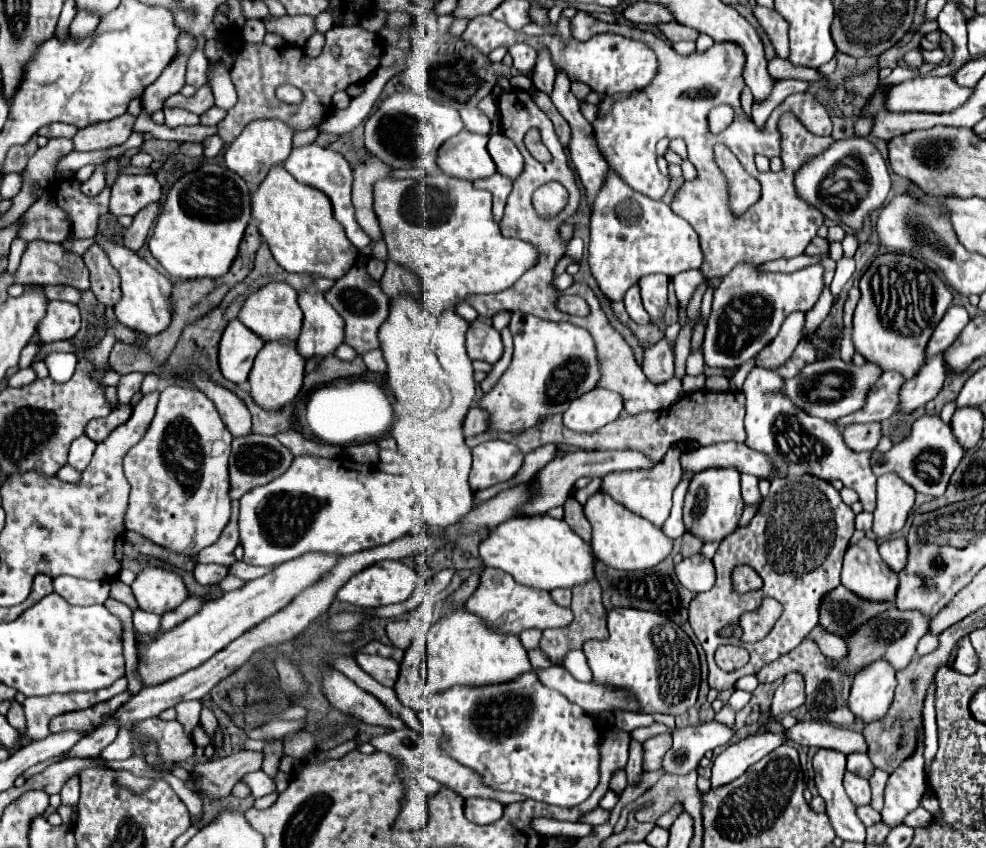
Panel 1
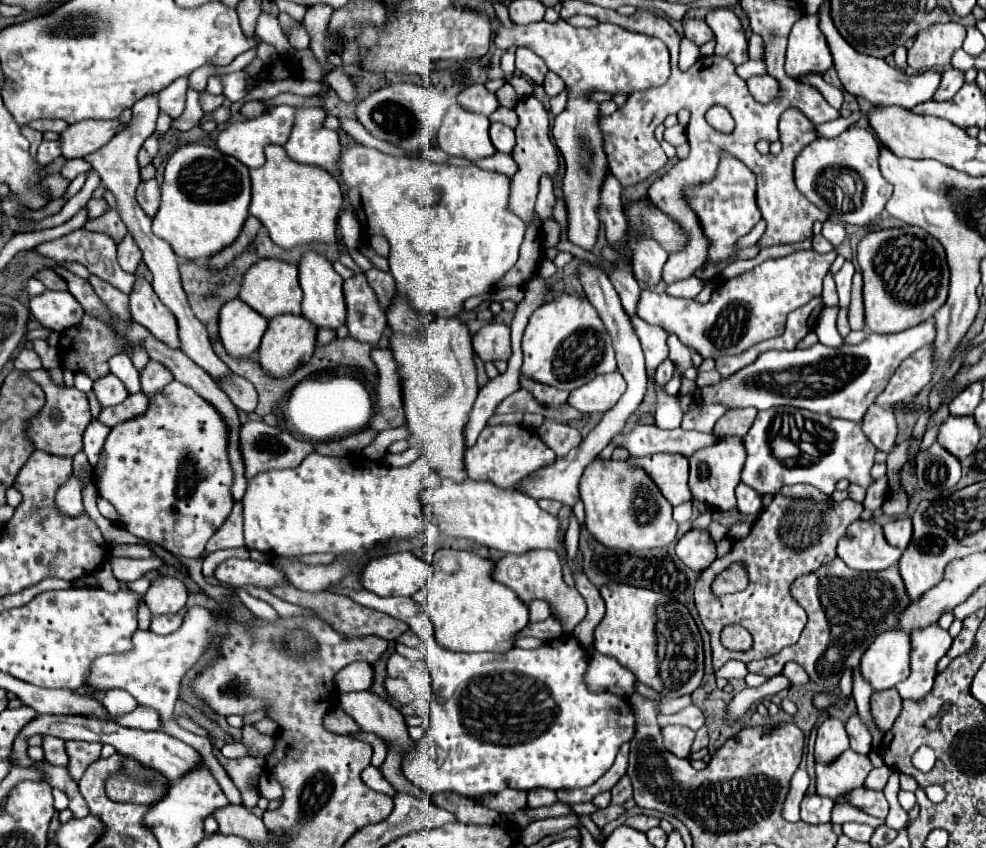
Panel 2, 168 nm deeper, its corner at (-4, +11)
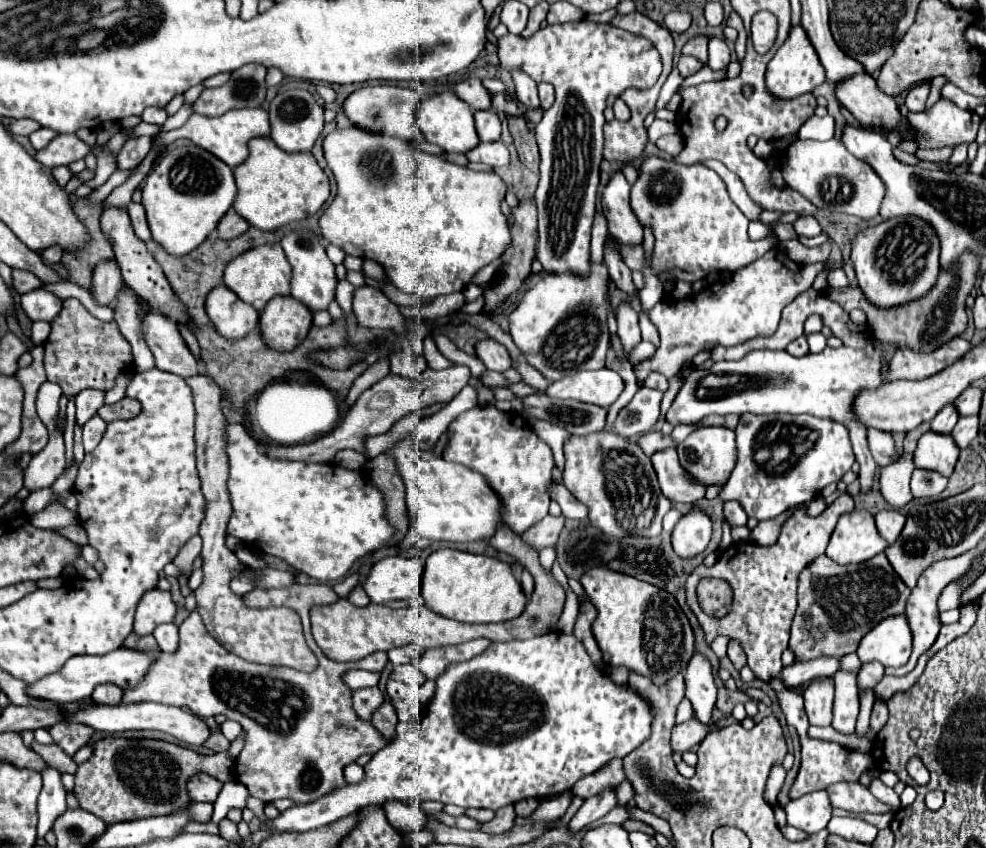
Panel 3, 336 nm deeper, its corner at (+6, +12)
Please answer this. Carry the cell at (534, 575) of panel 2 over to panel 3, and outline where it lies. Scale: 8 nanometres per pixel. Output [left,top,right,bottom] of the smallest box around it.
[522,514,564,550]

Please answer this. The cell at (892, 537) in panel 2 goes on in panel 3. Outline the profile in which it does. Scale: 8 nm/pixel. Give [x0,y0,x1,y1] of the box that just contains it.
[876,510,906,544]

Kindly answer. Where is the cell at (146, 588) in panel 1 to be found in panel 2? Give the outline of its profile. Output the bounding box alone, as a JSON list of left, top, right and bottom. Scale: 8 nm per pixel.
[144,575,188,615]

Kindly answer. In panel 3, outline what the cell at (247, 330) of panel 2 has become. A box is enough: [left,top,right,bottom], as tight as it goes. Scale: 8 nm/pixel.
[206,284,260,338]

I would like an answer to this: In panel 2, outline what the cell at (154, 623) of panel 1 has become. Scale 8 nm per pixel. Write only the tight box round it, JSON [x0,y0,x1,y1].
[150,613,182,635]

